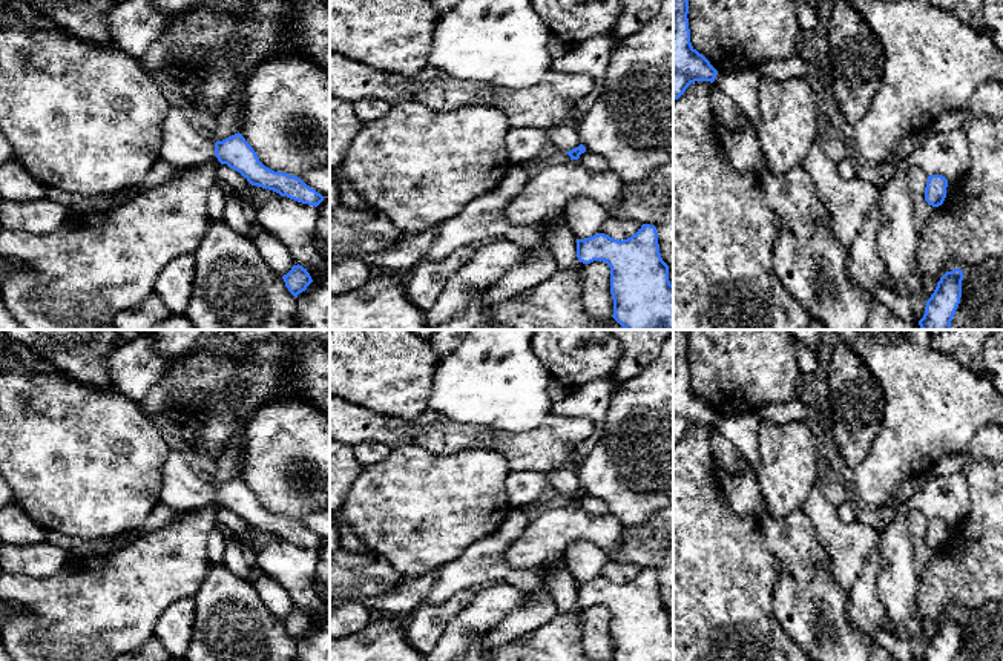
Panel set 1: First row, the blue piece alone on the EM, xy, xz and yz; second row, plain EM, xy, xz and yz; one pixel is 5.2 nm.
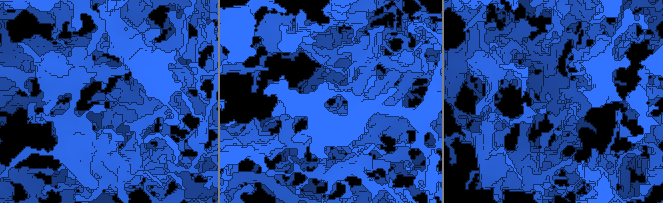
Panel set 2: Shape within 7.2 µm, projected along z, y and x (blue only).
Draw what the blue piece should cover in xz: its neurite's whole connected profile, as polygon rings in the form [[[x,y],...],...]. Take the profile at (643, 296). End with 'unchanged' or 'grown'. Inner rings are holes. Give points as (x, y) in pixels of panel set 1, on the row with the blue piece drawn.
[[[643,224],[627,239],[618,241],[604,233],[577,241],[577,258],[583,264],[603,261],[610,267],[612,317],[624,330],[673,330],[673,285],[669,265],[663,261],[655,225]]]; unchanged

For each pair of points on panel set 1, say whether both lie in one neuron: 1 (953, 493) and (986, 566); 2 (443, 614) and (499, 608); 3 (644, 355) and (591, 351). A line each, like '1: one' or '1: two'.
1: two
2: two
3: two

